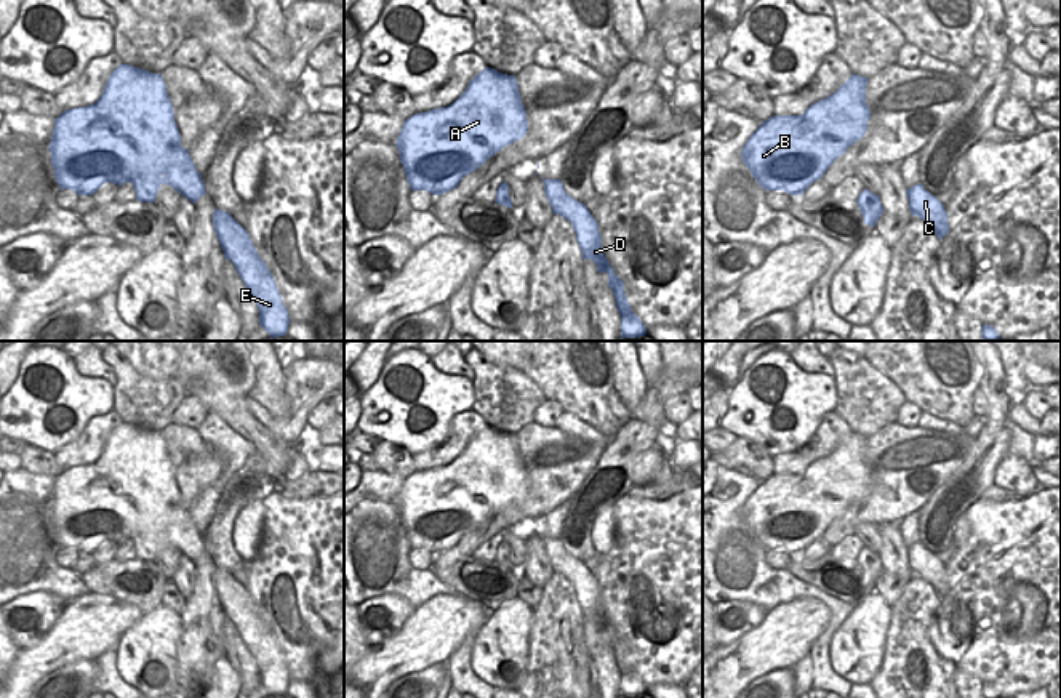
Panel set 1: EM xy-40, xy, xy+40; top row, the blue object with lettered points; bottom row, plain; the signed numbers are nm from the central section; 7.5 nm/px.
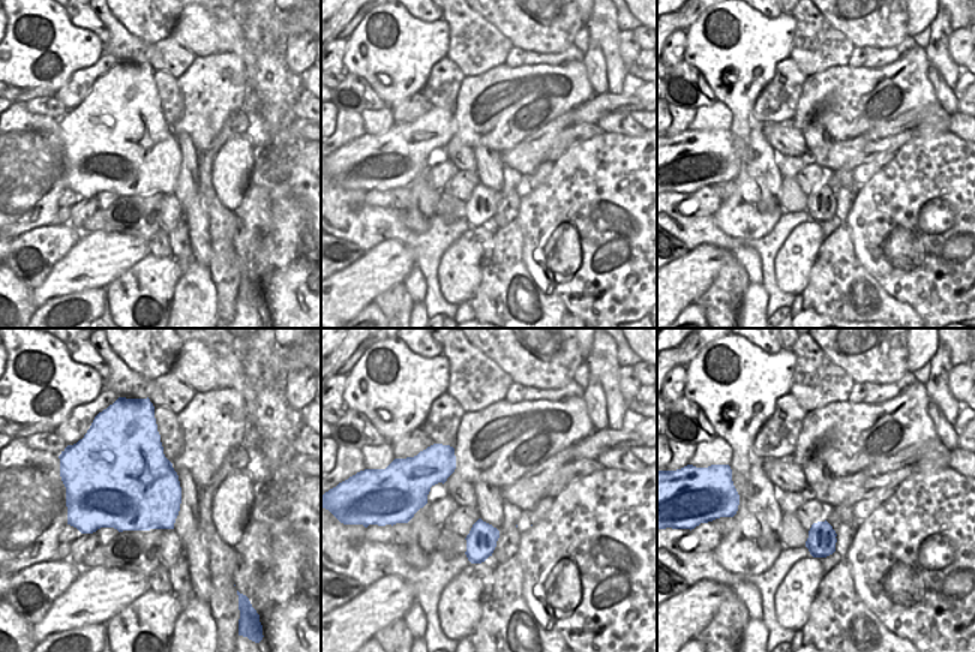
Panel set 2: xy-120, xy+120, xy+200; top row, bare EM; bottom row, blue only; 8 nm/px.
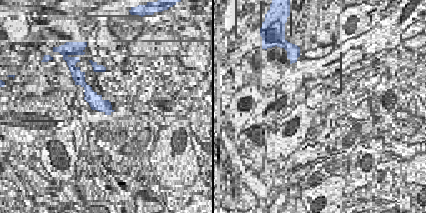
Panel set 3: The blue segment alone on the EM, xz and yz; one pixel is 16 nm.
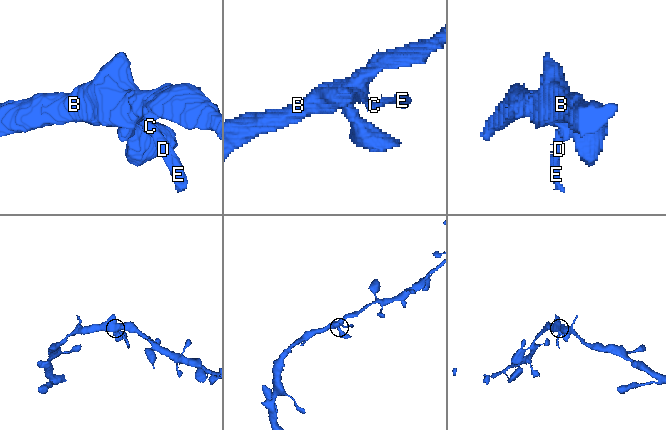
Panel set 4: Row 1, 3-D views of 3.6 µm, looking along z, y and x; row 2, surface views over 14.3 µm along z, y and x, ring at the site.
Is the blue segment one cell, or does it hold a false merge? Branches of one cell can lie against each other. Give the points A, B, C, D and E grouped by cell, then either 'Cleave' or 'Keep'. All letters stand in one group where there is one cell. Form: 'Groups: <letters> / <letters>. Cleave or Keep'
Groups: A B C D E. Keep

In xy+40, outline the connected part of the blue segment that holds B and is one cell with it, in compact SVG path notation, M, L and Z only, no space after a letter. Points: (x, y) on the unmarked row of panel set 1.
M853 432L834 453L802 474L773 474L762 480L741 514L760 546L802 554L835 517L867 488L867 437Z

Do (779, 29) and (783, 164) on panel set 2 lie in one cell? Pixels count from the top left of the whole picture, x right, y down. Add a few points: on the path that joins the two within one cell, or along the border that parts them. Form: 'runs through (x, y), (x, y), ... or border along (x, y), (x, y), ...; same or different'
border along (773, 150), (773, 158), (782, 177); different

